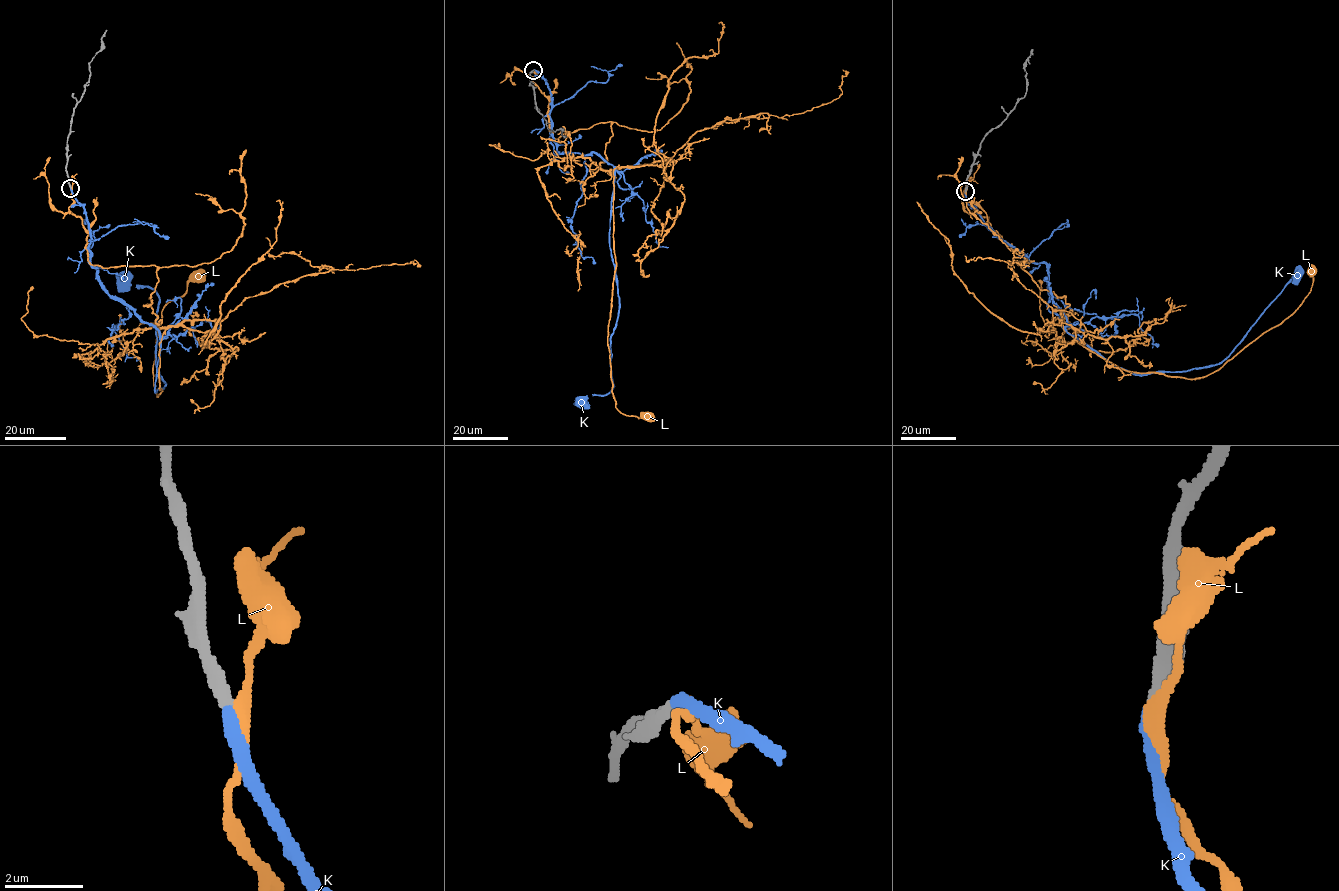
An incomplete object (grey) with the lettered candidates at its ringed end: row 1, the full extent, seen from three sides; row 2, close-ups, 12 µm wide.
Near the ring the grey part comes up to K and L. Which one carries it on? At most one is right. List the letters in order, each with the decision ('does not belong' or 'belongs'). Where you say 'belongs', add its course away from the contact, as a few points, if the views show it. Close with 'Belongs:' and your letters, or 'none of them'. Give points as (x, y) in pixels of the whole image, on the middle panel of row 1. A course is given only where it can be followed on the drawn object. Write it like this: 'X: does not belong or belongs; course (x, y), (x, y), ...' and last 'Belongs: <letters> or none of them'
K: belongs; course (534, 70), (550, 89), (557, 151), (596, 152), (613, 167), (613, 388), (581, 401)
L: does not belong
Belongs: K

